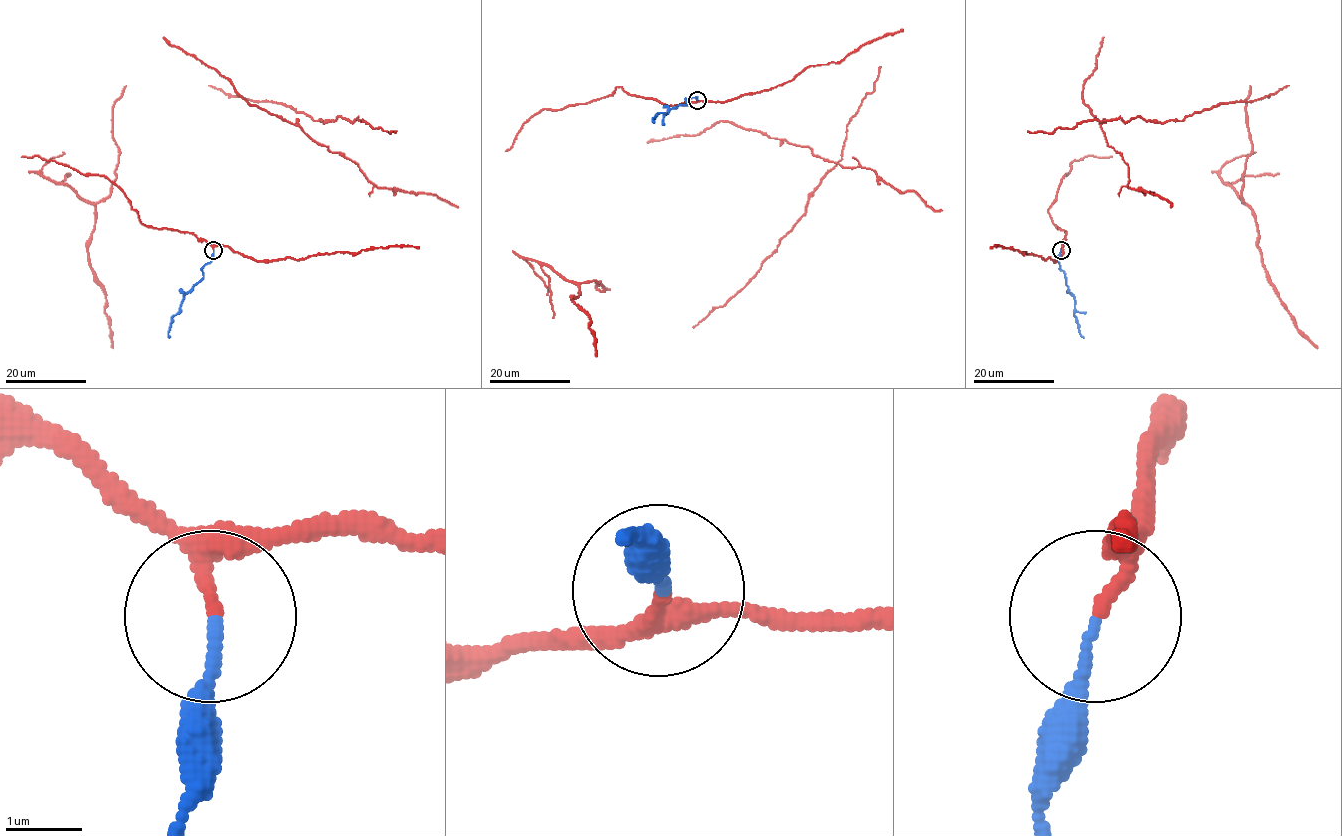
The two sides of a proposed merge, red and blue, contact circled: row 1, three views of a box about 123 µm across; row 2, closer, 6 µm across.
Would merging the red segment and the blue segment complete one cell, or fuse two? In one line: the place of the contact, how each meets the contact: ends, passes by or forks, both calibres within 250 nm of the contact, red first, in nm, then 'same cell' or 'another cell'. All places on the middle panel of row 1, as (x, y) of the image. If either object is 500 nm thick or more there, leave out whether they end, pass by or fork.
place (697, 100); red passes by; blue ends; calibres 130 and 130 nm; same cell

